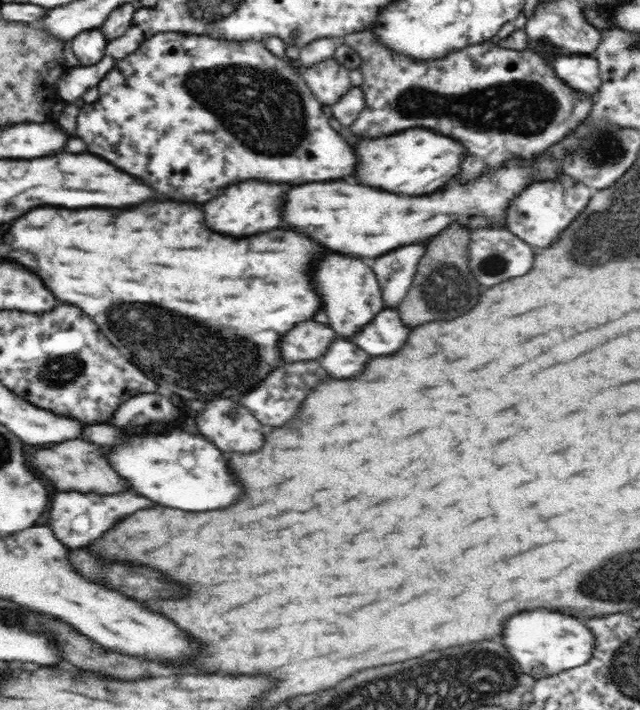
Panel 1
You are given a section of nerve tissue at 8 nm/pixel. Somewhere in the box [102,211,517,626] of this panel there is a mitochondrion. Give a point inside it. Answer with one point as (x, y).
(228, 359)

